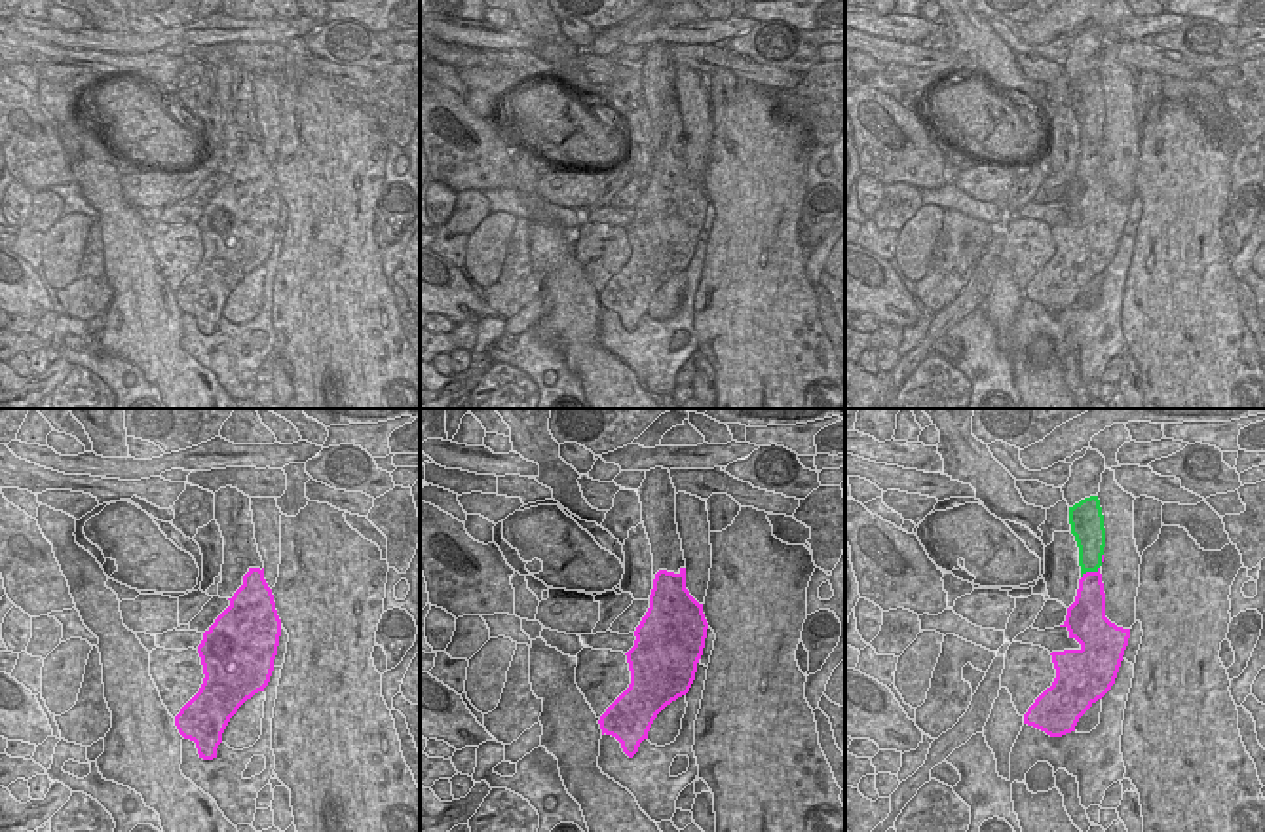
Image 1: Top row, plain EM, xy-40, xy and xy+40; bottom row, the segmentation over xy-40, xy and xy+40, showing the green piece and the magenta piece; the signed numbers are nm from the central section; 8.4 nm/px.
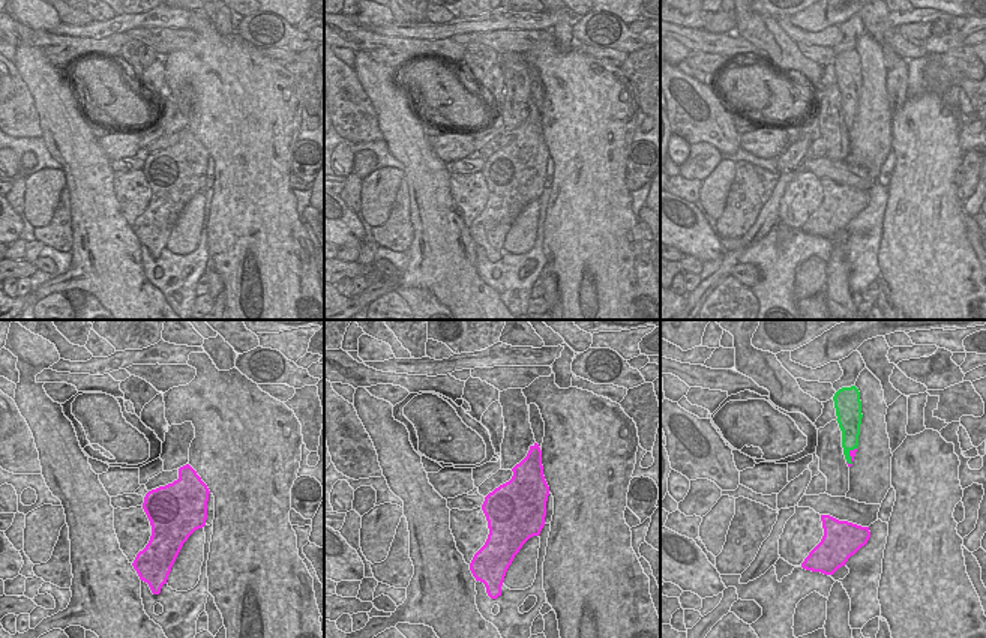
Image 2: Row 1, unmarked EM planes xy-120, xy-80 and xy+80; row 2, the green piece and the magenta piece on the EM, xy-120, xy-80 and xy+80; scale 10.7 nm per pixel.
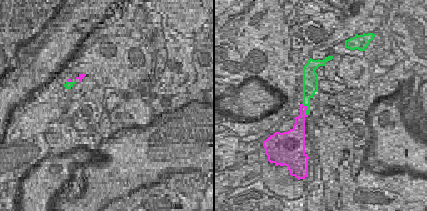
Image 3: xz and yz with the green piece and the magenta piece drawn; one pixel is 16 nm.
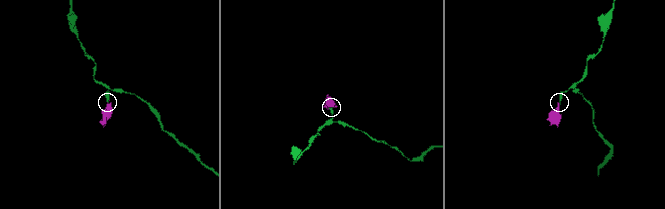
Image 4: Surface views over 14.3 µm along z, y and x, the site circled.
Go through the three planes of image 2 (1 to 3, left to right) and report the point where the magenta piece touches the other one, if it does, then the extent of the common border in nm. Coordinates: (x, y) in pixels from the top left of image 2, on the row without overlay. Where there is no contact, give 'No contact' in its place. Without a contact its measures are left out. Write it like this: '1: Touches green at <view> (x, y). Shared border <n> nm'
1: No contact
2: No contact
3: Touches green at xy+80 (848, 119). Shared border 200 nm.

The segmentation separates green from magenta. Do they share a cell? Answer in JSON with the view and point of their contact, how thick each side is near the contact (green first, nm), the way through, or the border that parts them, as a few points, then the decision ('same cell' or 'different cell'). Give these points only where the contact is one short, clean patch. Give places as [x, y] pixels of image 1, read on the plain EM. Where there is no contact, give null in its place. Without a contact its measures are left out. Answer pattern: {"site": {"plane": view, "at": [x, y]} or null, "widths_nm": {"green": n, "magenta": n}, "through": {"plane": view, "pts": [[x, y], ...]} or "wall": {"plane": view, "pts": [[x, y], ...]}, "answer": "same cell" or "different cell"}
{"site": {"plane": "xy+40", "at": [1089, 145]}, "widths_nm": {"green": 240, "magenta": 260}, "through": {"plane": "xy+40", "pts": [[1091, 116], [1089, 145], [1091, 173]]}, "answer": "same cell"}

